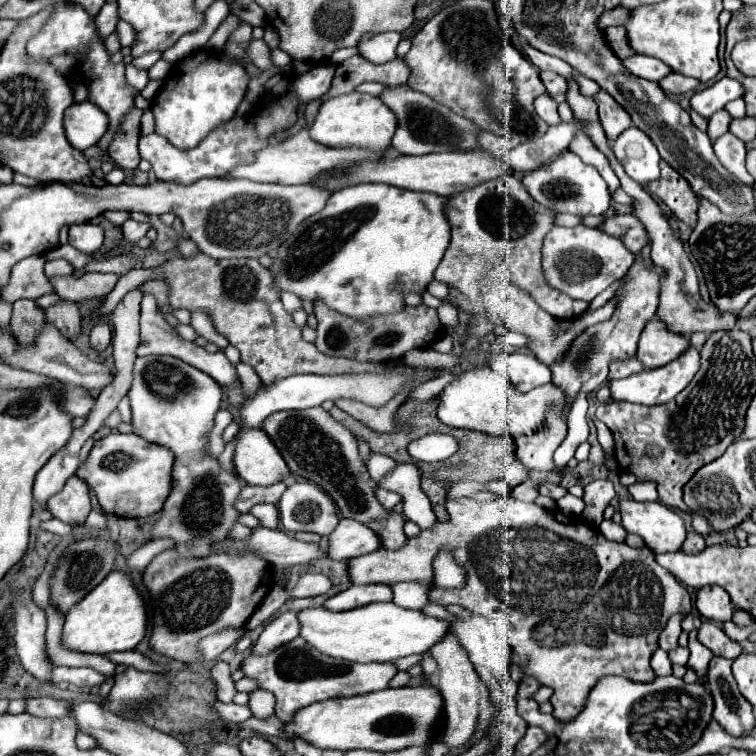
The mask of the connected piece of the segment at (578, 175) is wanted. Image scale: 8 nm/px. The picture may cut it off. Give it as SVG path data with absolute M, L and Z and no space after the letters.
M566 150L564 154L554 158L550 164L544 164L532 172L526 172L522 182L536 202L540 202L548 208L554 208L558 214L564 214L564 212L578 214L578 216L606 214L606 210L610 208L612 196L608 192L604 178L598 174L598 170L594 166L584 164L570 150Z

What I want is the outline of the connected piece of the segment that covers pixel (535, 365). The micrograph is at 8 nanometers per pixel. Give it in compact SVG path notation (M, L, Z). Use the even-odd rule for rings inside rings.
M504 354L506 360L506 376L512 382L512 386L520 392L528 392L536 386L548 384L552 378L550 368L540 362L538 358L530 356L530 354Z

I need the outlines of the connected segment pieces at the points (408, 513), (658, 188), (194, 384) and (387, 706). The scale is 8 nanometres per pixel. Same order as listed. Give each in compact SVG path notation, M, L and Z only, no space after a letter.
M400 464L380 482L382 488L398 492L402 496L402 514L416 522L420 530L428 530L436 524L436 516L430 508L430 500L421 489L421 474L414 464Z
M660 162L662 176L654 182L648 184L650 194L656 194L668 208L670 212L686 222L690 228L696 226L696 210L700 204L700 198L694 194L694 190L688 186L686 178L680 178L676 170L668 166L668 162Z
M140 356L134 362L134 382L128 392L130 404L132 404L132 426L134 432L150 442L162 444L170 448L176 456L176 466L172 472L174 484L172 492L162 508L160 520L152 526L152 538L172 538L176 542L176 550L184 558L204 558L210 554L212 548L216 548L218 542L228 538L228 530L236 524L238 512L232 508L232 502L236 500L242 484L240 480L226 474L222 468L218 468L218 460L208 456L204 452L206 436L212 428L214 414L220 410L222 402L222 388L214 378L210 378L206 372L182 362L174 356Z
M418 686L418 688L386 688L380 692L370 692L350 698L334 698L312 704L296 712L294 720L286 724L286 732L300 736L302 740L332 750L376 750L392 752L408 746L426 744L432 740L434 726L442 716L444 700L438 688Z

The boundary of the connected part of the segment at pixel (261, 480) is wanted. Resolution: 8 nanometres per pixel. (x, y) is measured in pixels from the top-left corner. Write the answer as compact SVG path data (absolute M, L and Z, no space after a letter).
M260 428L238 436L234 464L240 478L252 486L272 486L290 476L284 458Z

